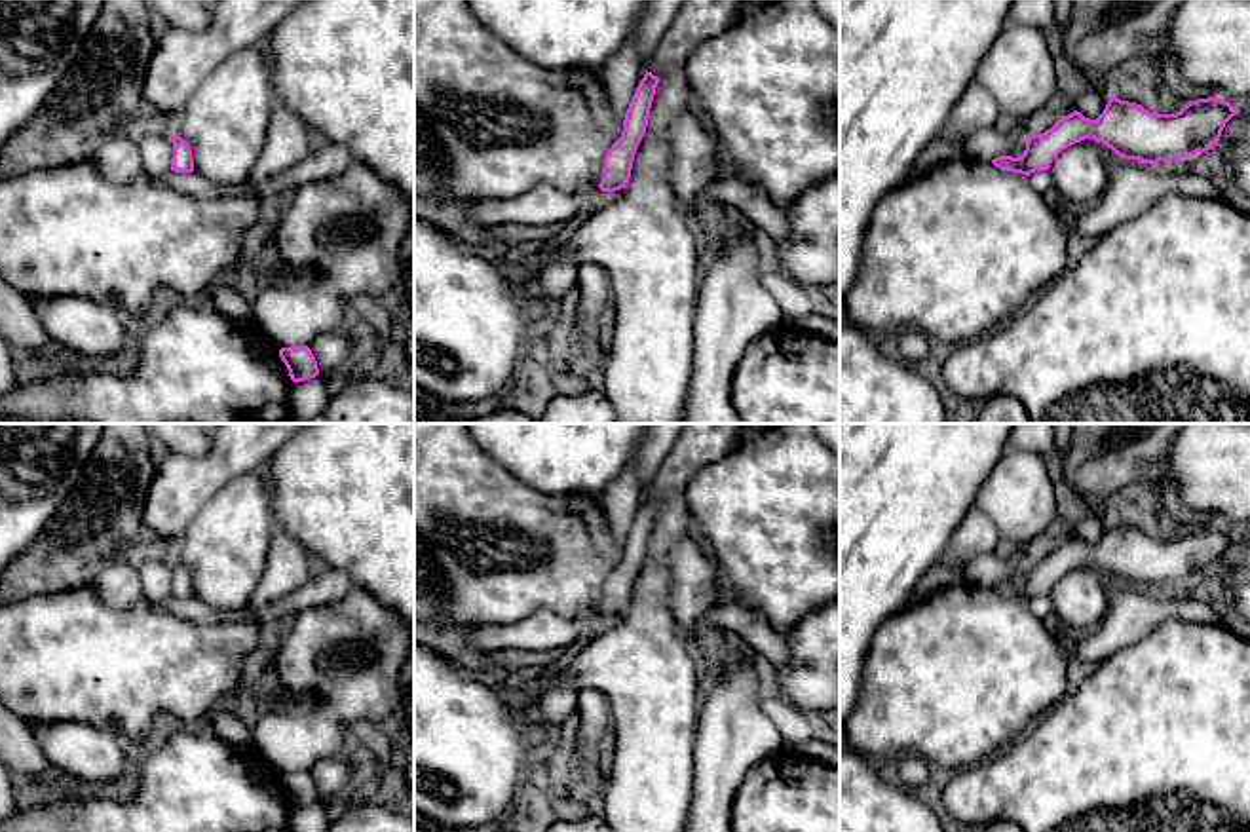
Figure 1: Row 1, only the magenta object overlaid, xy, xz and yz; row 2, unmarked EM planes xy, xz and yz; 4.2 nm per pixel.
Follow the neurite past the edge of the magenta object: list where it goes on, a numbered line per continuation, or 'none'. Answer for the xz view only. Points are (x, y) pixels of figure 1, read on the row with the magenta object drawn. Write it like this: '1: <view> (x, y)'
none

